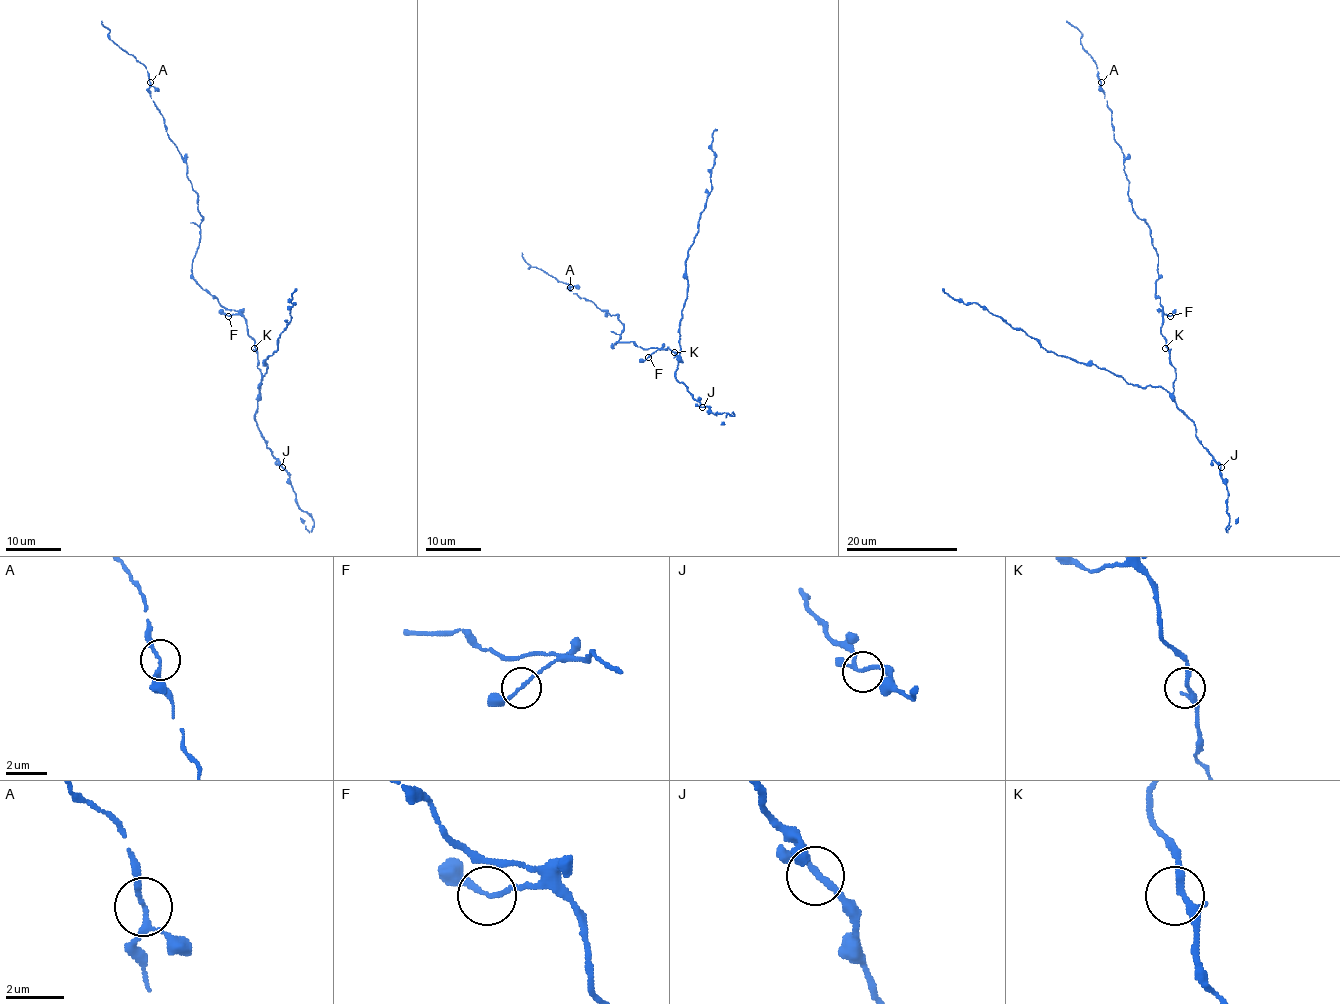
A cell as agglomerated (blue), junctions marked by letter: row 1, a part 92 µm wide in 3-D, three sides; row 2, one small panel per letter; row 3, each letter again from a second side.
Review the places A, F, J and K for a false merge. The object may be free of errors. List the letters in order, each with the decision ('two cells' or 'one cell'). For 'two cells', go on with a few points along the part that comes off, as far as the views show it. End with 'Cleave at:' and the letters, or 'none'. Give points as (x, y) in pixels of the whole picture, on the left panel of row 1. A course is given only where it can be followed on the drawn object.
A: one cell
F: one cell
J: one cell
K: one cell
Cleave at: none

